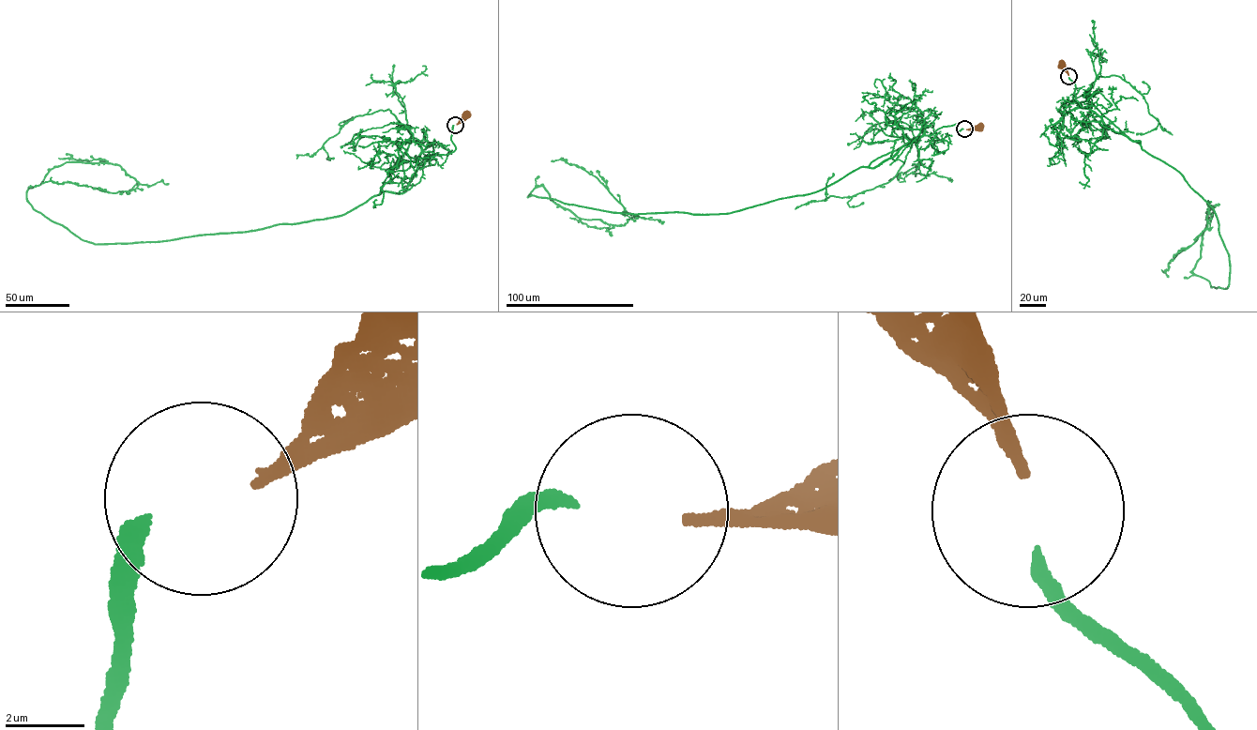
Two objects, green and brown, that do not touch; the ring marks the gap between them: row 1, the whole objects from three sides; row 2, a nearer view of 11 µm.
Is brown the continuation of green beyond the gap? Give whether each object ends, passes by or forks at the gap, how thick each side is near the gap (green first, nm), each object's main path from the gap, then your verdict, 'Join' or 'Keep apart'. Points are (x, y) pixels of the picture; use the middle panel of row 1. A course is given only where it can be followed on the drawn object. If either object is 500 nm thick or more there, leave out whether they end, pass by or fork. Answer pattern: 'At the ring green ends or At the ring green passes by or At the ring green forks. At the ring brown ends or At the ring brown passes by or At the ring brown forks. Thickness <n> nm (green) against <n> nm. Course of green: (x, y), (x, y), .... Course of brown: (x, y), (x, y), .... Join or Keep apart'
At the ring green ends. At the ring brown ends. Thickness 360 nm (green) against 280 nm. Course of green: (963, 129), (730, 213), (528, 196), (542, 186), (581, 218), (624, 225), (635, 215), (599, 180), (551, 161). Course of brown: (966, 129), (979, 128). Join

